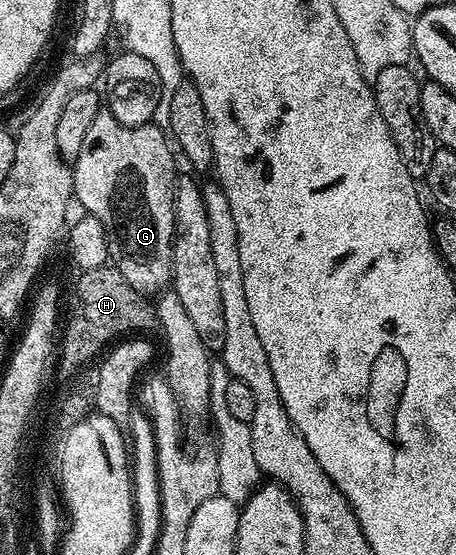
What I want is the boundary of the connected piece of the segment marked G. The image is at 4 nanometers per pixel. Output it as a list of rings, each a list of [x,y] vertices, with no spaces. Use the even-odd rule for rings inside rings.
[[[102,112],[94,116],[94,121],[86,132],[86,141],[82,143],[82,152],[78,152],[70,166],[75,201],[81,202],[85,206],[83,209],[93,214],[102,224],[108,241],[111,265],[122,272],[128,283],[145,296],[159,295],[172,280],[172,241],[176,231],[174,196],[178,177],[172,154],[174,155],[173,147],[161,127],[155,124],[118,124],[112,114]]]

